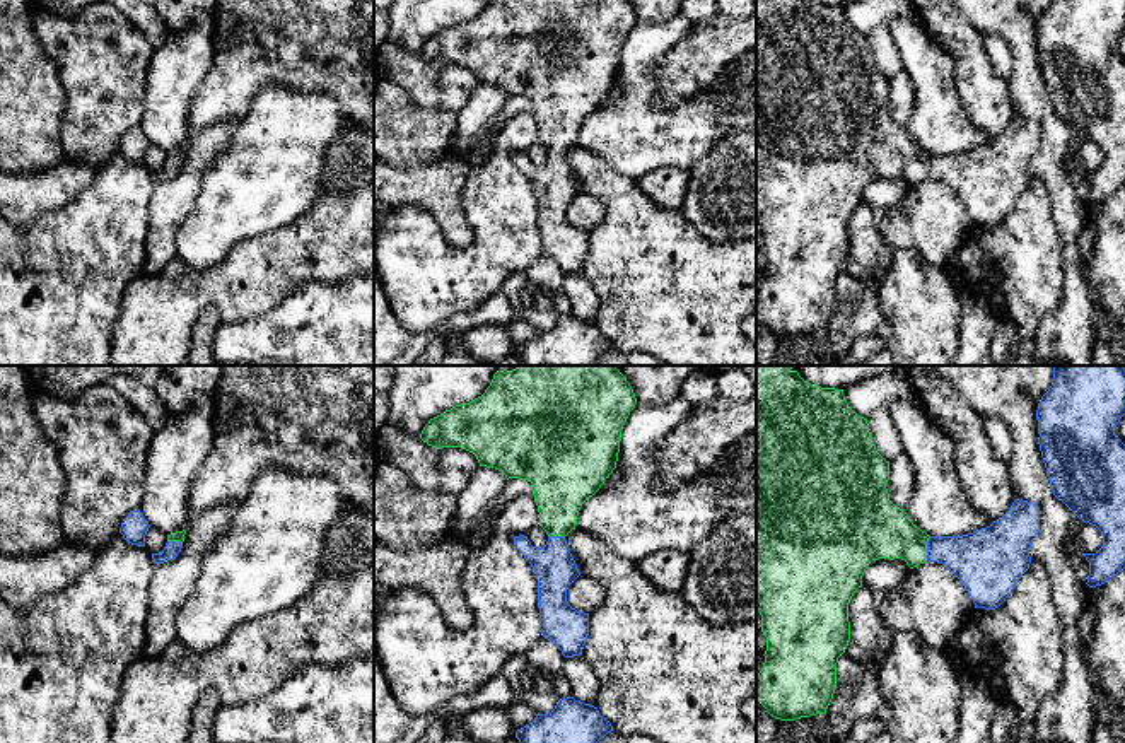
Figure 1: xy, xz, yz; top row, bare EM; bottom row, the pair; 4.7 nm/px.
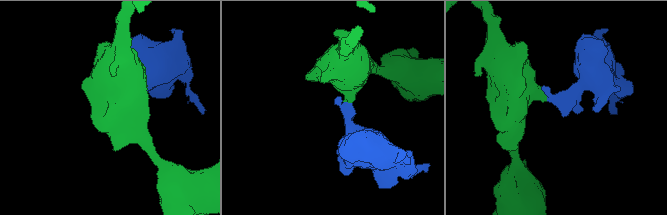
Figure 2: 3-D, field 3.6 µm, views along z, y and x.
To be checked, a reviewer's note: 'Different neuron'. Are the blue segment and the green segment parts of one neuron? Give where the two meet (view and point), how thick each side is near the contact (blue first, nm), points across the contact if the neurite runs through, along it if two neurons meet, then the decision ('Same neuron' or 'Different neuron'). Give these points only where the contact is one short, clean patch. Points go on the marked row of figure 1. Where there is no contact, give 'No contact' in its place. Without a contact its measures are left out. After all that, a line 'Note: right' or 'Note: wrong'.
Touches blue at yz (927, 549). Thickness 260 nm (blue) against 280 nm. Same neuron
Note: wrong

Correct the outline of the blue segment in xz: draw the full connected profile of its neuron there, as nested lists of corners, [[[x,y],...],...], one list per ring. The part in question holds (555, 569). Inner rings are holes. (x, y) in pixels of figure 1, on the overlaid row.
[[[517,366],[497,371],[481,396],[430,418],[420,434],[432,448],[466,449],[480,466],[534,485],[539,526],[548,541],[536,548],[519,535],[514,545],[538,579],[539,632],[565,658],[579,656],[589,635],[589,613],[567,601],[567,589],[580,572],[565,536],[575,529],[582,504],[616,468],[621,430],[635,405],[630,383],[615,366]]]

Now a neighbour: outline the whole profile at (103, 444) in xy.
[[[106,383],[72,400],[34,393],[32,408],[56,448],[65,473],[61,500],[65,540],[99,550],[119,531],[123,519],[140,507],[154,429]]]

